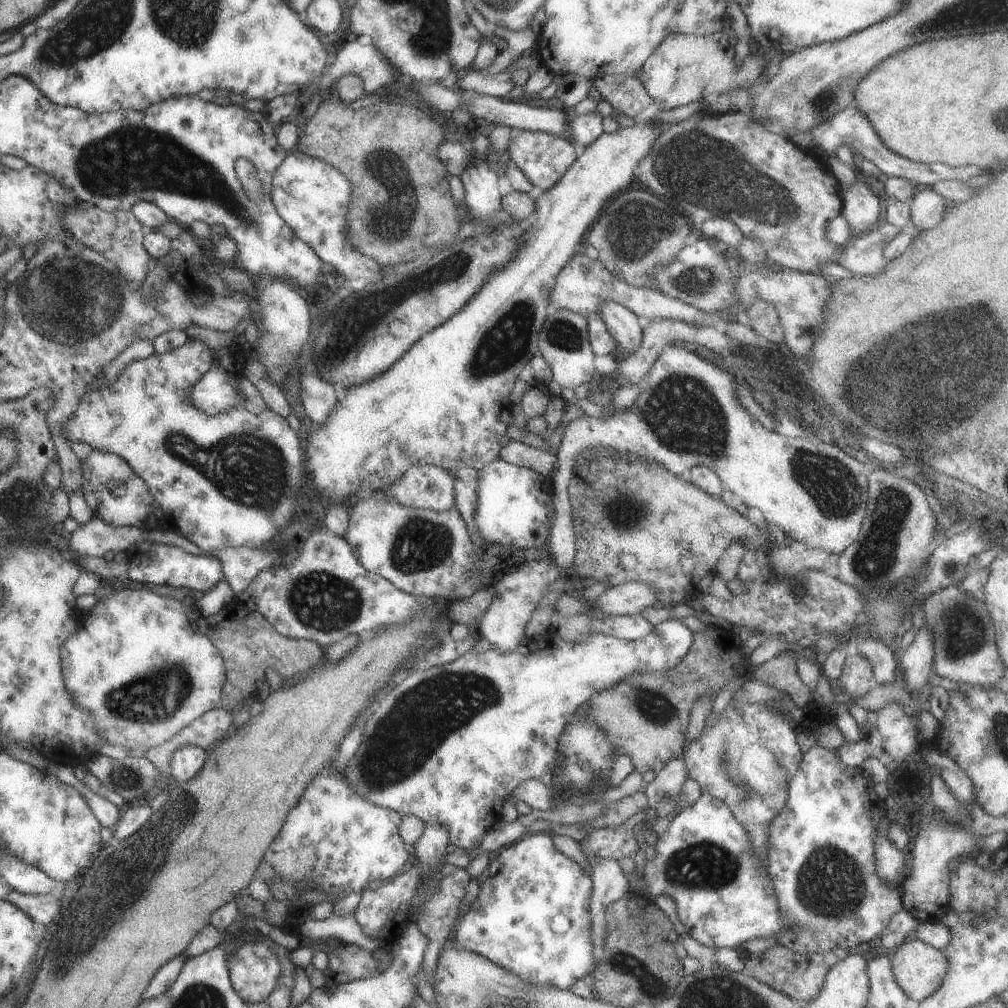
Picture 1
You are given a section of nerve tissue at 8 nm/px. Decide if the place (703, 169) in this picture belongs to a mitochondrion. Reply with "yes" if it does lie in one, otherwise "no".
yes

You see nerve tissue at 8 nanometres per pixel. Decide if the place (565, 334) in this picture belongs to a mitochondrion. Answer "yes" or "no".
yes

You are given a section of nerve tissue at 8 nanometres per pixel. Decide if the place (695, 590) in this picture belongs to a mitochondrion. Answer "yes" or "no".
no

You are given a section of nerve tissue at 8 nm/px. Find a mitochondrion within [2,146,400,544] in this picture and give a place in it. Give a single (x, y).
(69, 300)

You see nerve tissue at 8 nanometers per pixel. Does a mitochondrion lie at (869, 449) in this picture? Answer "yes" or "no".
yes

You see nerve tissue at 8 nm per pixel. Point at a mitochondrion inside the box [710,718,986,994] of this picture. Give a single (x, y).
(828, 883)

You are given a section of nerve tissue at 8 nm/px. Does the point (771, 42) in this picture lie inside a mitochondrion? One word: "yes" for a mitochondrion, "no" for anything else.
no

